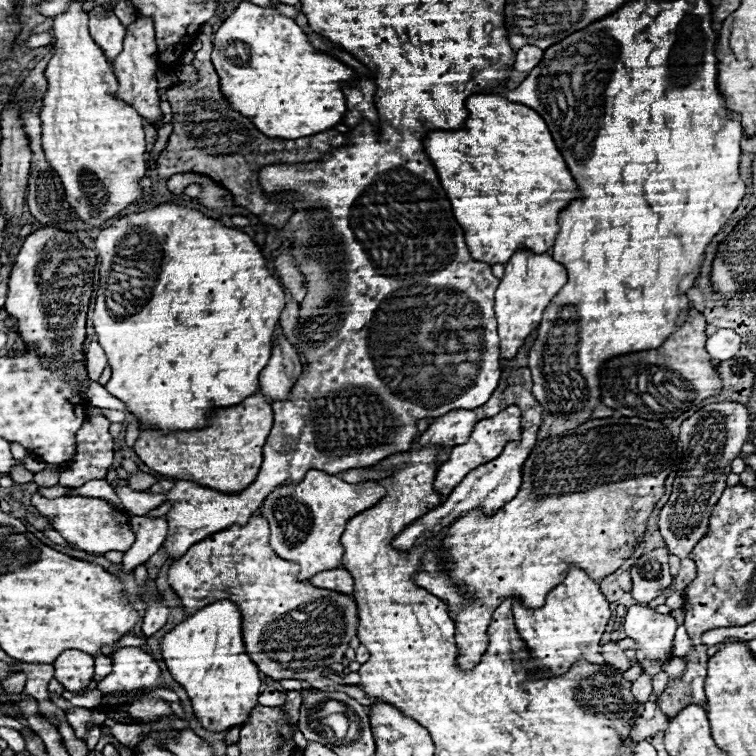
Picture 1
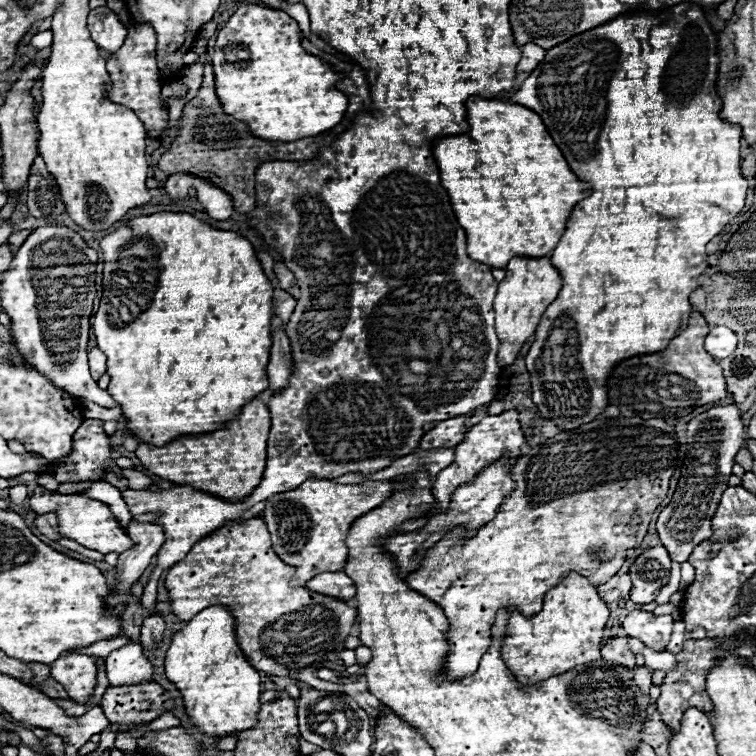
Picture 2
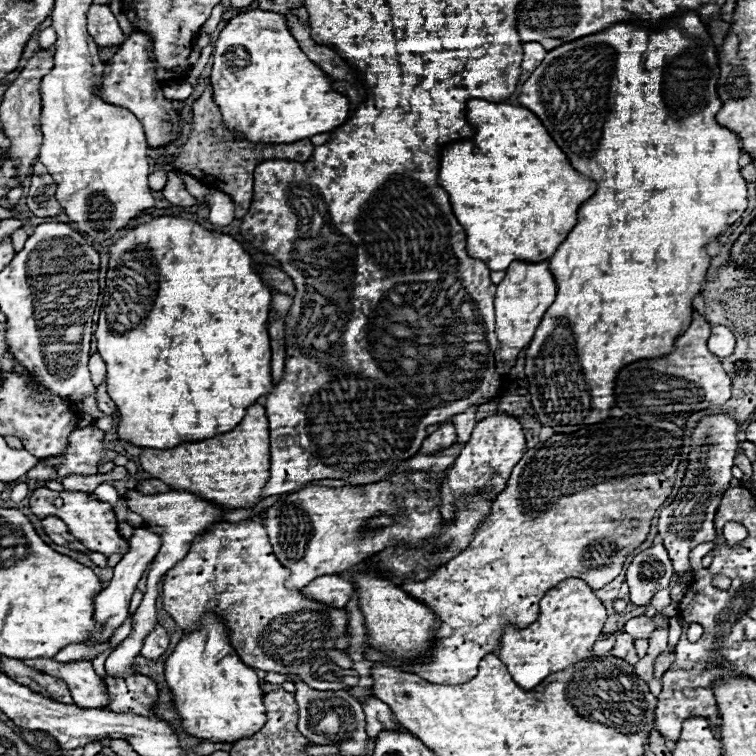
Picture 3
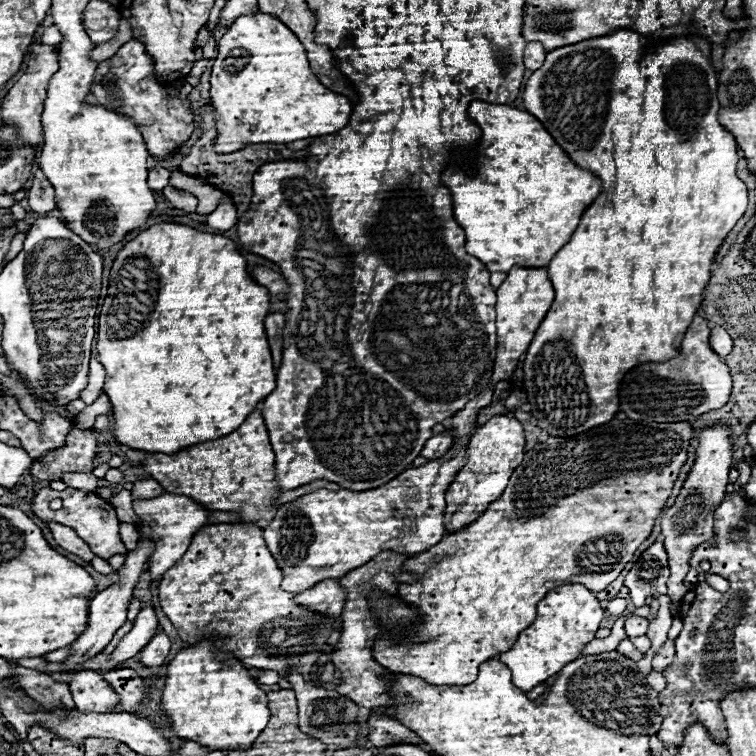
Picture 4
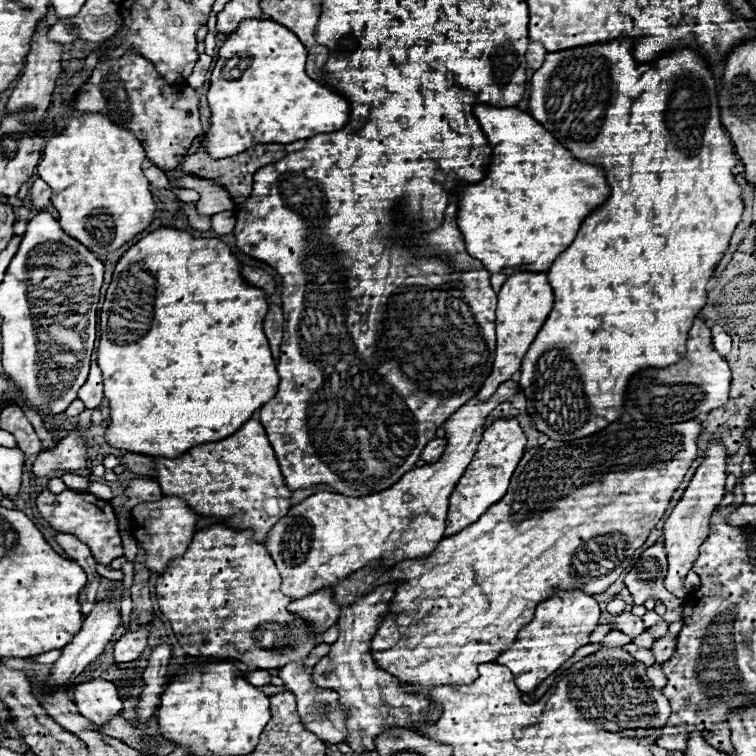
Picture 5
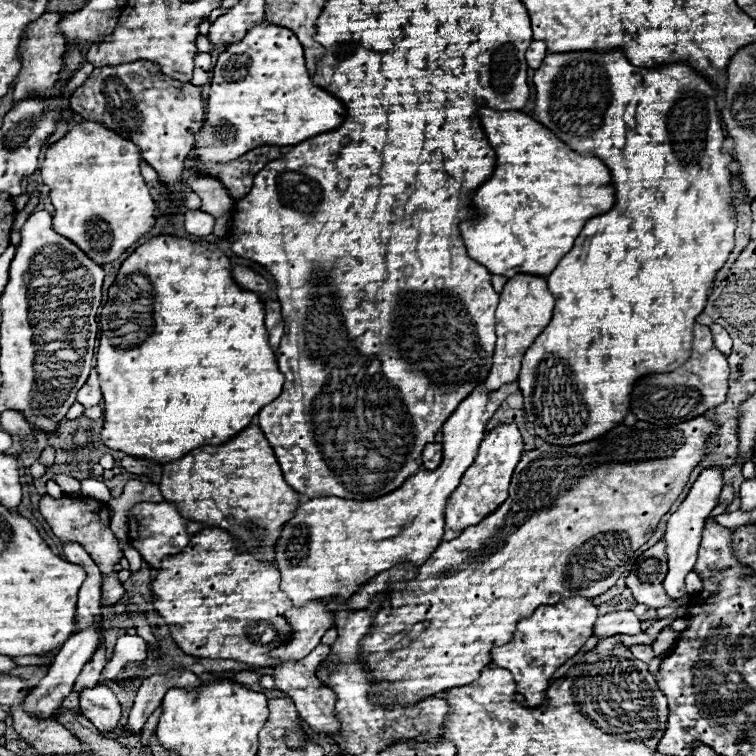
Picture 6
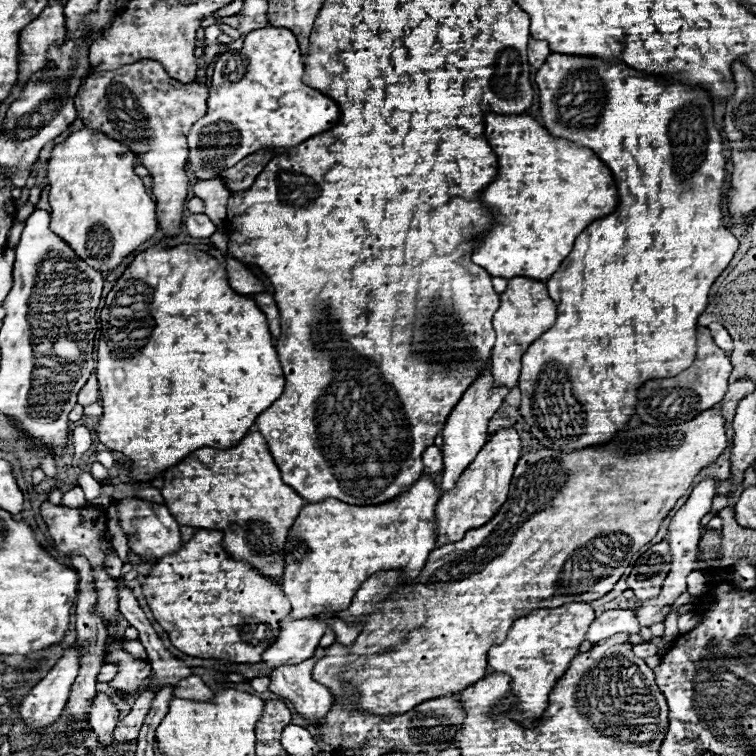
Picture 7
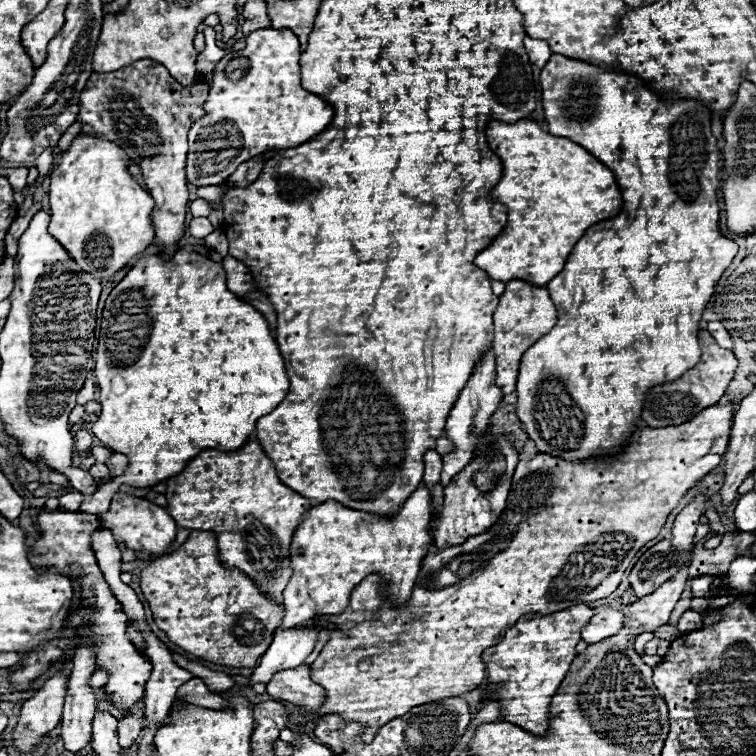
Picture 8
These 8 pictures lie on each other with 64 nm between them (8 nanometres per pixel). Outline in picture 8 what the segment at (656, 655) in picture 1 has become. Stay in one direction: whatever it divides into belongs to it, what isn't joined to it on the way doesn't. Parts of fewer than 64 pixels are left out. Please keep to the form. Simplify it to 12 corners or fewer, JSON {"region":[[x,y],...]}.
{"region":[[598,612],[582,640],[600,642],[624,628],[624,612]]}

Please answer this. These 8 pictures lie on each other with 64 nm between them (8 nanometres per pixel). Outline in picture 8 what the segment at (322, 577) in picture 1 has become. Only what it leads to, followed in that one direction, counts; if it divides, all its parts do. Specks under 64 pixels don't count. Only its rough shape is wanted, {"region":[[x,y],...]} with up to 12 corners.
{"region":[[316,626],[278,628],[250,684],[300,666],[314,650]]}

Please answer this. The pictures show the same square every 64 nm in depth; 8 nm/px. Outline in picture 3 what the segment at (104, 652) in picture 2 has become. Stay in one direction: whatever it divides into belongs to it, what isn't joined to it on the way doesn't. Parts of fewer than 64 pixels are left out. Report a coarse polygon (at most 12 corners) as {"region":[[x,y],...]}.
{"region":[[110,642],[70,644],[54,660],[68,662],[96,658],[110,650]]}

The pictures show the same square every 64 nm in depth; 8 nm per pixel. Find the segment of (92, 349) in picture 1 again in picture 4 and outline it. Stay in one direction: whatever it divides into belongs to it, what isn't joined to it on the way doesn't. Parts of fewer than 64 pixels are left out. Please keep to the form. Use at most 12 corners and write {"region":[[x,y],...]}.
{"region":[[90,360],[90,382],[80,394],[92,404],[104,386],[104,366]]}

